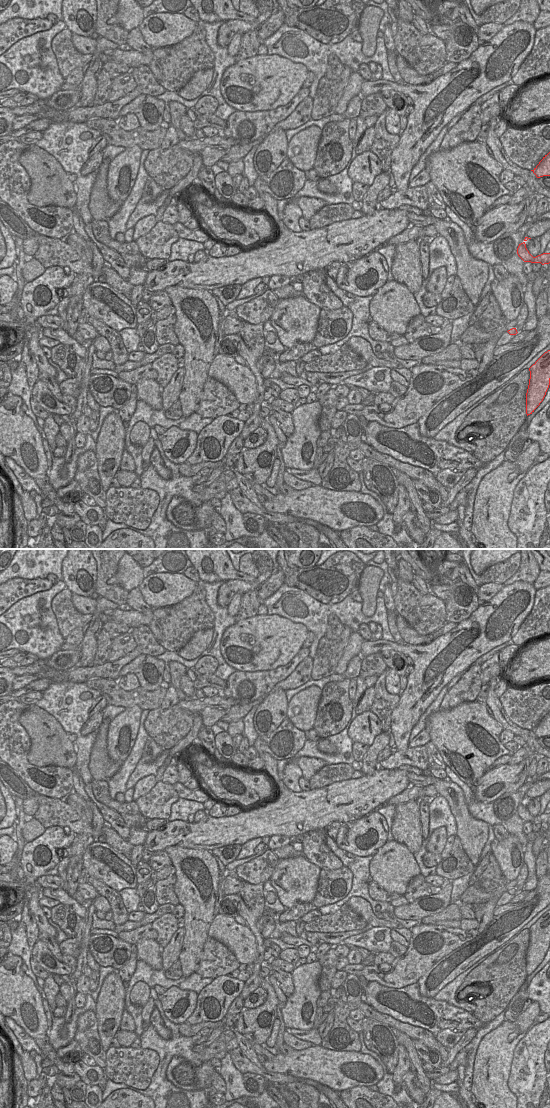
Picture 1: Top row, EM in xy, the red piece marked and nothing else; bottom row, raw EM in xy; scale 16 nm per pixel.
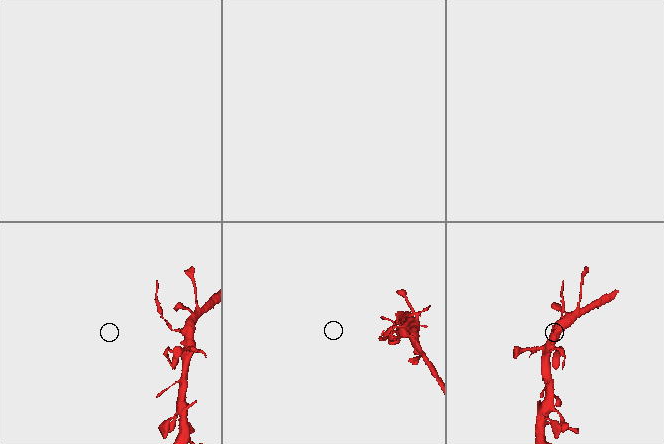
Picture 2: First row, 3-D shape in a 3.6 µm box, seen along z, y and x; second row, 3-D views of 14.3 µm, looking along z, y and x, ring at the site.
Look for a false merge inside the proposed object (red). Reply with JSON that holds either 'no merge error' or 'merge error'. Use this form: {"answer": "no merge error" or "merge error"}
{"answer": "merge error"}

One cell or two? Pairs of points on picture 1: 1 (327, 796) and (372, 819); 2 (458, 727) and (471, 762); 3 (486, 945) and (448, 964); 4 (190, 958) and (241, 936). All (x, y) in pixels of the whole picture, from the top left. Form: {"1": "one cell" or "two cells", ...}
{"1": "two cells", "2": "one cell", "3": "one cell", "4": "two cells"}

